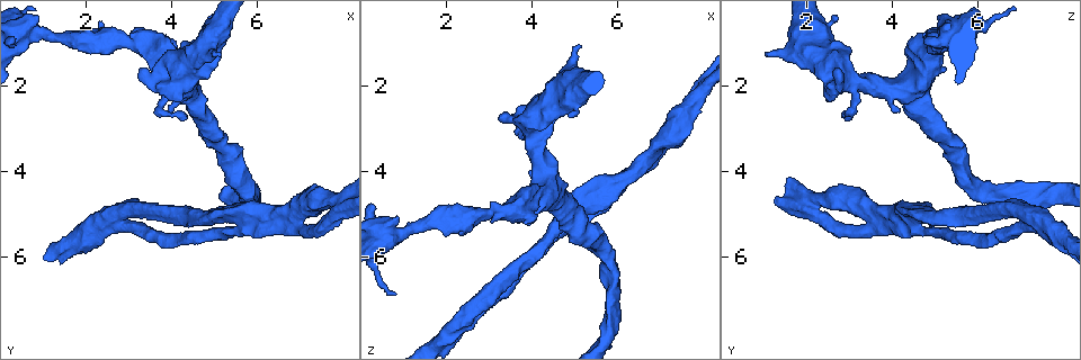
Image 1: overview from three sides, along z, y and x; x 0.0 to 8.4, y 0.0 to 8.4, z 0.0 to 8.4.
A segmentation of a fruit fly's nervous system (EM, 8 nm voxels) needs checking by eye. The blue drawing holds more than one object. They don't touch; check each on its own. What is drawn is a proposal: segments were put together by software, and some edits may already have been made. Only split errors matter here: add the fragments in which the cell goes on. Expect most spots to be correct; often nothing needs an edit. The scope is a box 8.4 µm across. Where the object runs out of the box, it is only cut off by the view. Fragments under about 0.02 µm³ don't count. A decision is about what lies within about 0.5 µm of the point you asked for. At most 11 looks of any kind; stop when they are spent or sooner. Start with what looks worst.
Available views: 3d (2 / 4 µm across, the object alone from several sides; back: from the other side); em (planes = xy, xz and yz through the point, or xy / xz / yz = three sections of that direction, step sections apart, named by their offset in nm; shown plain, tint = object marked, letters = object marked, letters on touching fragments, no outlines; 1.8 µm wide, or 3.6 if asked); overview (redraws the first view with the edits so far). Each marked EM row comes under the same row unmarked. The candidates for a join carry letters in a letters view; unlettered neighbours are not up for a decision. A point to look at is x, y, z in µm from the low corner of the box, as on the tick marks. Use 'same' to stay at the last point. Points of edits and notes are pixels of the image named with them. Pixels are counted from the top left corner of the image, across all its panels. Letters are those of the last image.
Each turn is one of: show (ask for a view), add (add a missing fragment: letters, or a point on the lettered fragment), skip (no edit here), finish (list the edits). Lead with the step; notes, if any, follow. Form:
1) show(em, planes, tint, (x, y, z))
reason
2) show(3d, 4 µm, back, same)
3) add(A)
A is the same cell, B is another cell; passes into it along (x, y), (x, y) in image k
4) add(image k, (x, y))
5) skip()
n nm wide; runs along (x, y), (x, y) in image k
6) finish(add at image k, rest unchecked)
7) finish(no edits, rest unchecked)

show(3d, 2 µm, (7.95, 4.80, 2.20))
arms run side by side

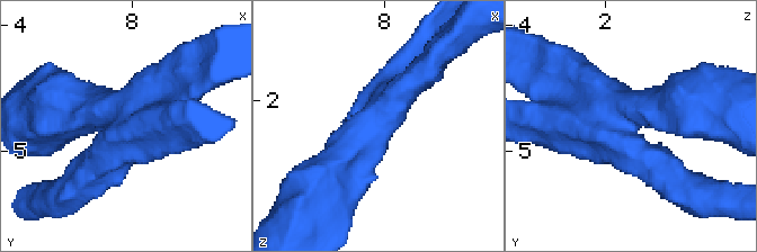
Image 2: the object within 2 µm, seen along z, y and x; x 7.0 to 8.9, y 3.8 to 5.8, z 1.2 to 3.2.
show(em, 3.6 µm, xz, step 8, tint, (7.90, 4.76, 2.18))
4 arms

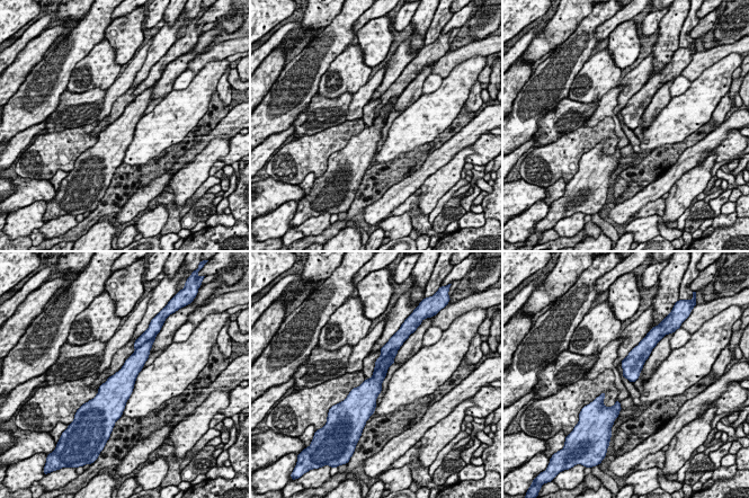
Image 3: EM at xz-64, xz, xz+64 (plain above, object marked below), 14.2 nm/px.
show(em, 3.6 µm, planes, letters, same)

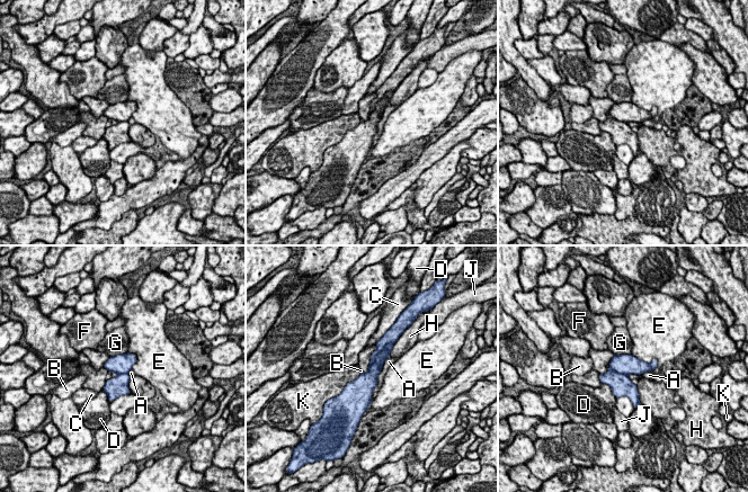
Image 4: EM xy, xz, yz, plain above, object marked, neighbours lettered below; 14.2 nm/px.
skip()
280 nm wide; A touches over 650 nm; A, B, C, D, E, F, G, H, J and K are other cells; none of them fits

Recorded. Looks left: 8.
show(3d, 2 µm, (2.85, 4.90, 6.90))
three-way junction

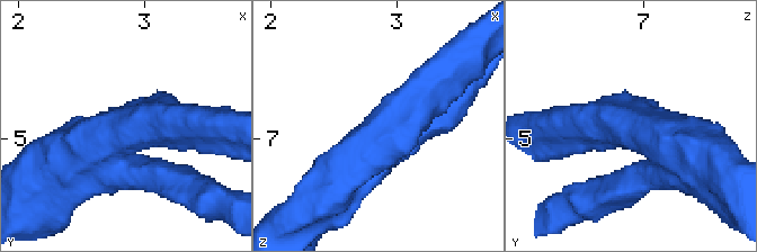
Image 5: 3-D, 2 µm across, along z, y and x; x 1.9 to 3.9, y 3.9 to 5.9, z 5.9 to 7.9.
show(em, xz, step 8, tint, (2.90, 4.92, 6.94))
3 arms; arms of 280, 280, 380 nm

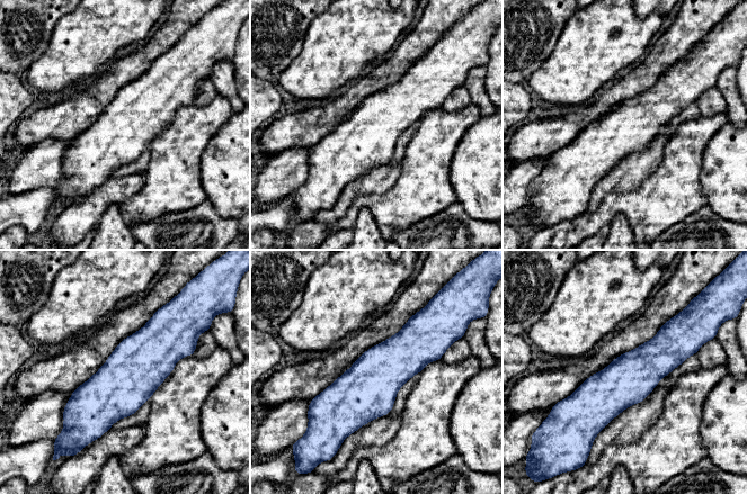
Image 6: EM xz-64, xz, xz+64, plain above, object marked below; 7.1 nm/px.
show(em, planes, letters, same)

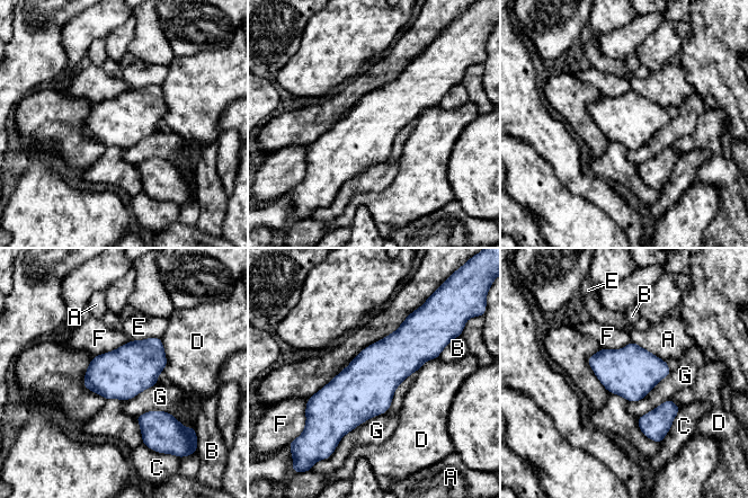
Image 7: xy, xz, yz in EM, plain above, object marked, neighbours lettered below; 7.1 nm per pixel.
skip()
G touches over 440 nm; A, B, C, D, E, F and G are other cells; border along (388, 410), (357, 425), (338, 444) in image 7; no lettered fragment goes on from it

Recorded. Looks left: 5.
show(em, yz, step 16, tint, (3.10, 0.90, 5.05))
a narrow waist

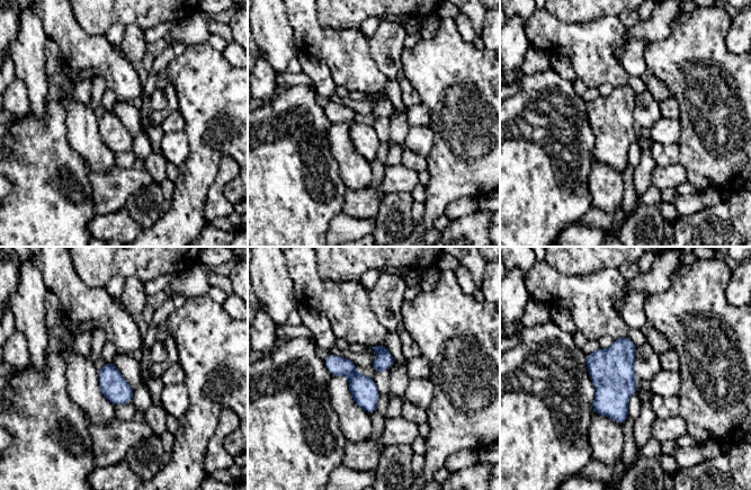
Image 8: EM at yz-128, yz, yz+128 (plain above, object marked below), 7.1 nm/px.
show(em, xz, step 16, tint, same)

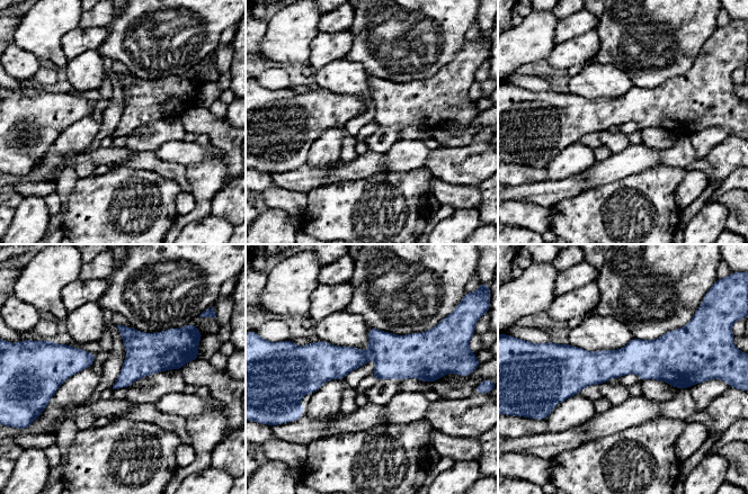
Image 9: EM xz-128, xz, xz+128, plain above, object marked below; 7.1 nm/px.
show(em, xz, step 16, letters, same)

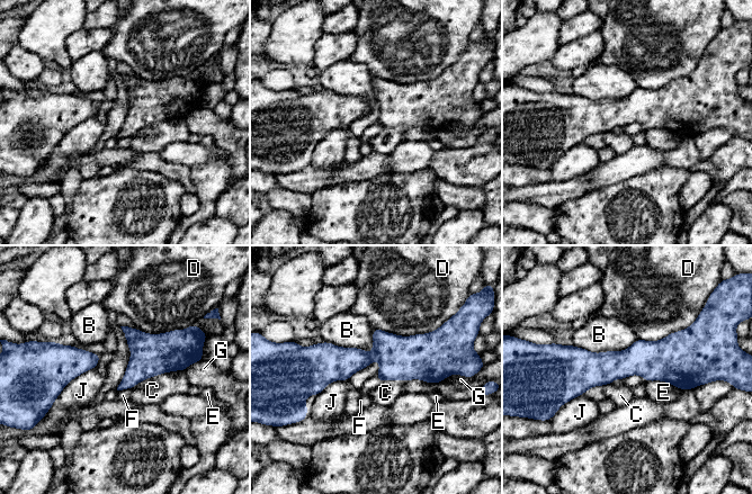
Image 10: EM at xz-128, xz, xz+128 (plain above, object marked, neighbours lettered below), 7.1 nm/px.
skip()
B, C, D, E, F, G and J are other cells; runs along (309, 366), (421, 357), (444, 374) in image 10; none of them fits

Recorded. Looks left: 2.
show(em, 3.6 µm, planes, tint, (5.90, 4.90, 4.40))
two arms at a narrow angle

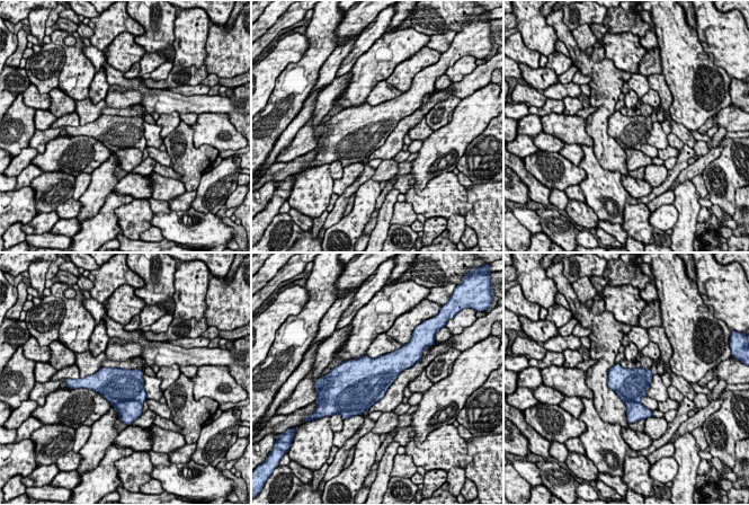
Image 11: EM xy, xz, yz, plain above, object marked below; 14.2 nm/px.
show(em, 3.6 µm, planes, letters, same)

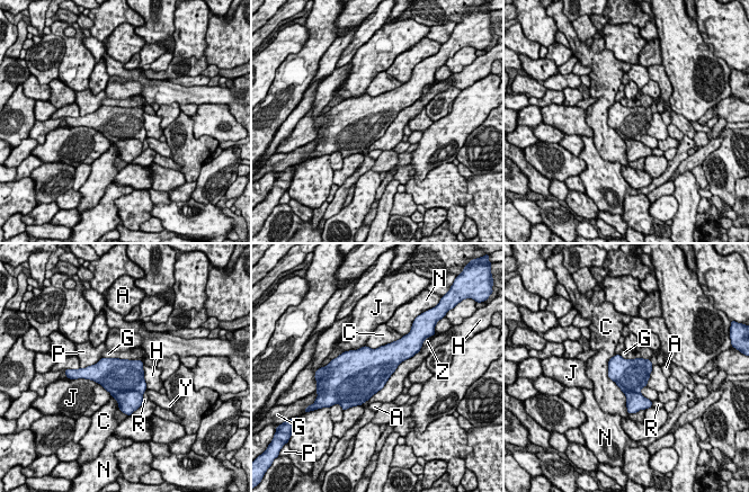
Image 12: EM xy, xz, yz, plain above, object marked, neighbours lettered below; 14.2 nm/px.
skip()
480 nm wide; A, C, G, H, J, N, P, R, Y and Z are other cells; border along (103, 356), (117, 358) in image 12; no lettered fragment goes on from it

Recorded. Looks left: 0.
finish(no edits, rest unchecked)

